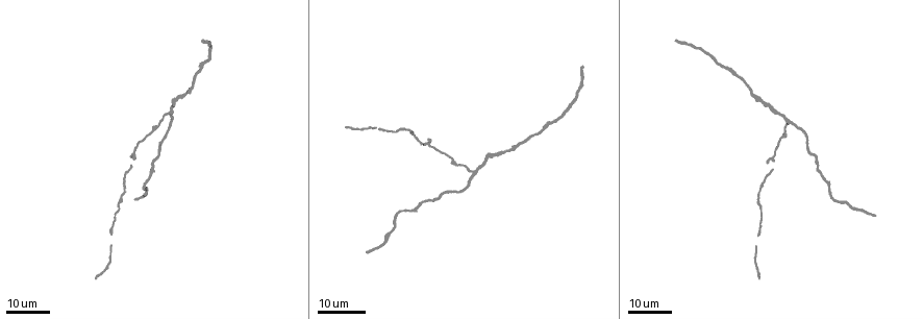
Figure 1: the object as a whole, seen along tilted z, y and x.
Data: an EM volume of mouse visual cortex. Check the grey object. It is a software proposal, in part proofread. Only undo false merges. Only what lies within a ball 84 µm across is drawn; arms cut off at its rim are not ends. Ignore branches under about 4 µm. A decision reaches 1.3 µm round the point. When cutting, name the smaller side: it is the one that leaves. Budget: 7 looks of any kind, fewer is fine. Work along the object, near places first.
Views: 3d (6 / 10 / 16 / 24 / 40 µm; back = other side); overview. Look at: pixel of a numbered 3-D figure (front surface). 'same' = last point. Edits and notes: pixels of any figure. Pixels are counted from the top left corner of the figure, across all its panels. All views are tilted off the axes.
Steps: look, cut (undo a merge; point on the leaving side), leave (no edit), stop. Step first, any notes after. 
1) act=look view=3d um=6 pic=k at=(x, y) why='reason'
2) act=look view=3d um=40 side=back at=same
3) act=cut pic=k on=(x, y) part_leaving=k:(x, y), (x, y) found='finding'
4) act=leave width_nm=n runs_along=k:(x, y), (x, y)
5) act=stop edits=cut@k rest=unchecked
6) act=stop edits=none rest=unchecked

act=look view=3d um=24 pic=1 at=(792, 123) why='three-way junction'

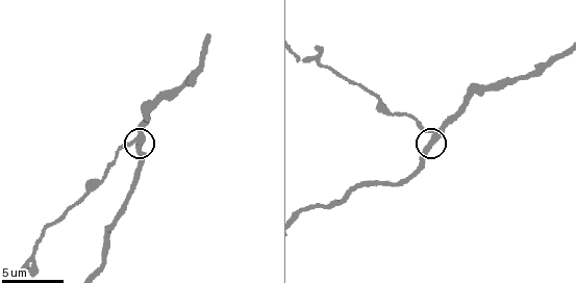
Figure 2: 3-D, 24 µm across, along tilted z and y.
act=look view=3d um=10 pic=2 at=(435, 140)

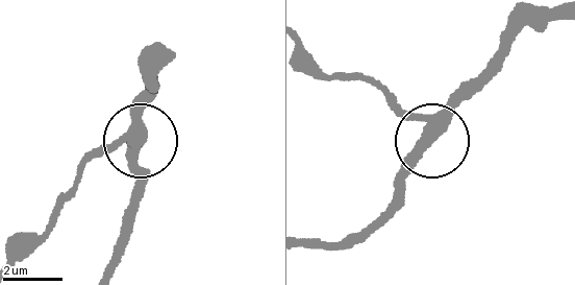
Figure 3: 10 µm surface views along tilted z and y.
act=leave arms=3 runs_along=3:(311, 64), (377, 89), (424, 136), (425, 151), (393, 197) found='all the same neuron'

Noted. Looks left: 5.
act=look view=3d um=10 pic=2 at=(386, 112)

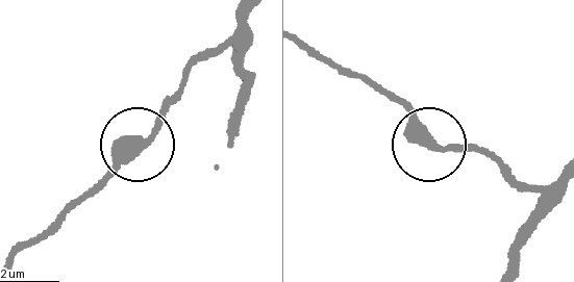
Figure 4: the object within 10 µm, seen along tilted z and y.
act=look view=3d um=6 pic=4 at=(130, 140)

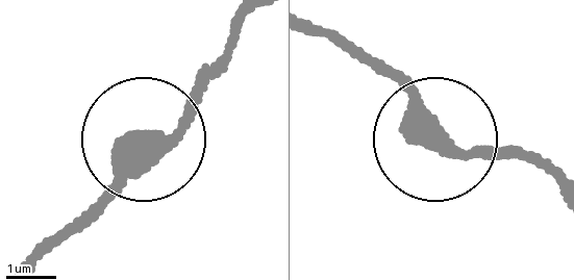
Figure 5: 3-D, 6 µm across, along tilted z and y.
act=leave runs_along=5:(432, 131), (548, 156) found='continuous, no second neuron'

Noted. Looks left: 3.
act=look view=3d um=10 pic=2 at=(318, 64) why='thick turns thin'

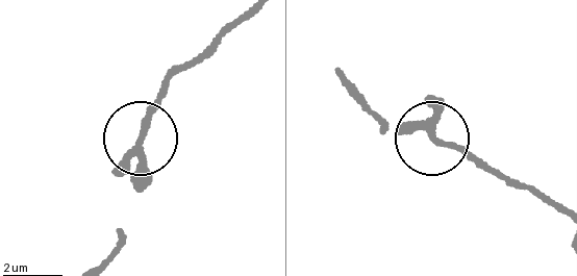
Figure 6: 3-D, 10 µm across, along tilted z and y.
act=leave width_nm=190 runs_along=6:(555, 209), (436, 136), (429, 100) found='one neuron here'

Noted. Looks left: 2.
act=stop edits=none rest=unchecked

